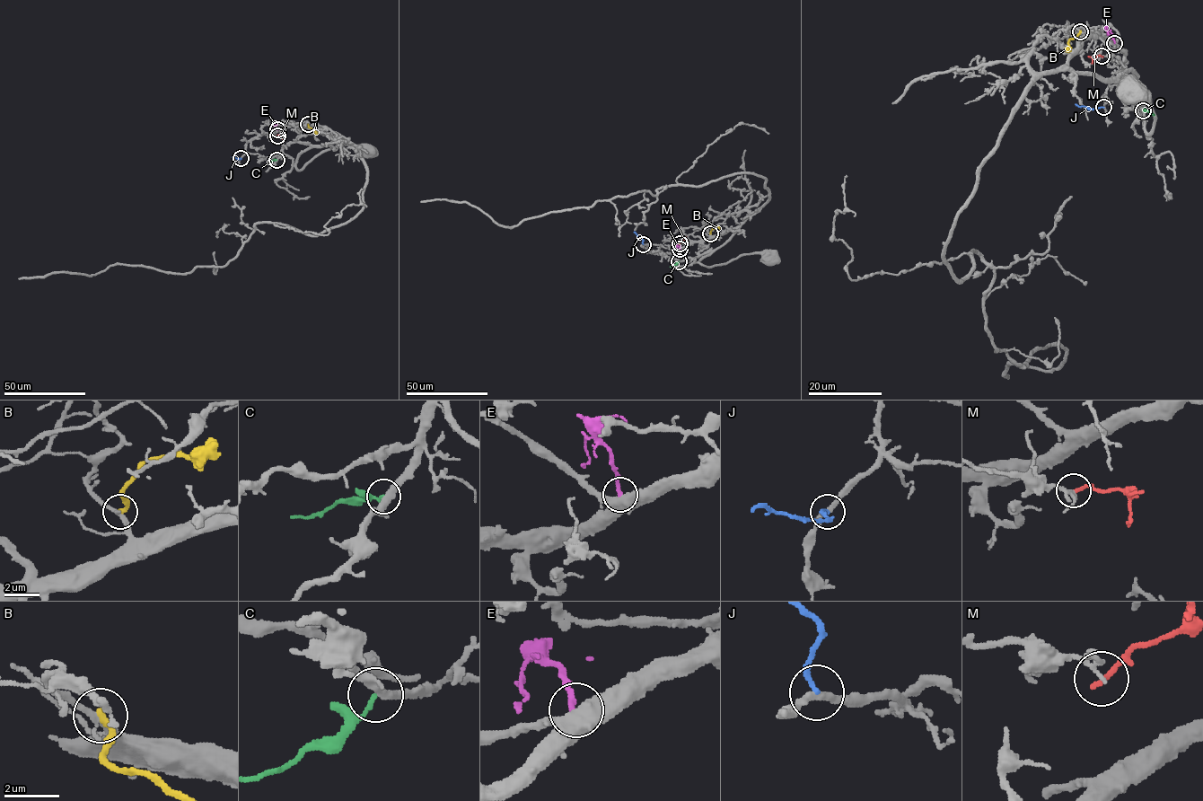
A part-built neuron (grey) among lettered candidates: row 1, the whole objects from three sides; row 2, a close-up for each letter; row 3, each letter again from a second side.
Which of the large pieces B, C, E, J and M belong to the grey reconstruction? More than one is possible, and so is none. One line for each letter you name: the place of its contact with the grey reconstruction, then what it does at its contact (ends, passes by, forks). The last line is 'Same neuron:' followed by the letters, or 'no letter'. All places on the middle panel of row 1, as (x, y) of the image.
Same neuron: no letter

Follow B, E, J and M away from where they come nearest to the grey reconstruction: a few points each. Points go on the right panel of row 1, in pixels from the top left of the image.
B: (1080, 31), (1069, 39), (1066, 52)
E: (1114, 42), (1107, 29)
J: (1103, 107), (1094, 109), (1075, 104)
M: (1102, 57), (1088, 57)

